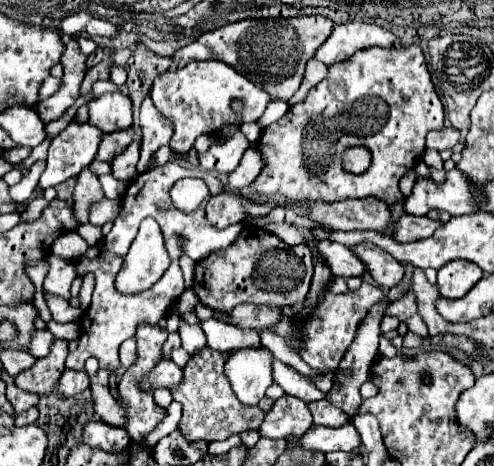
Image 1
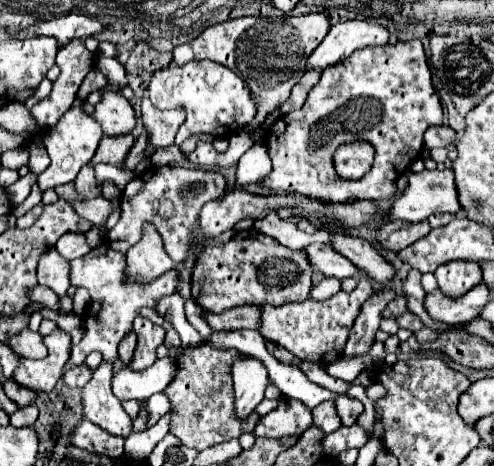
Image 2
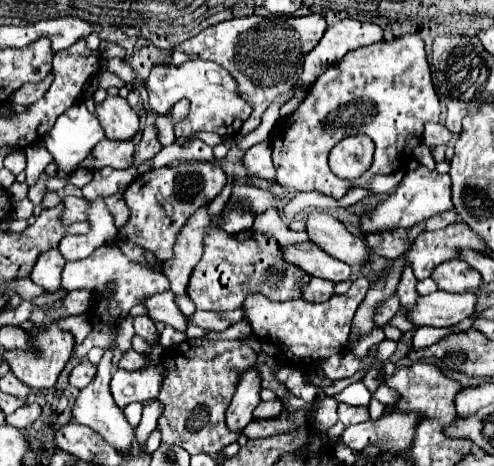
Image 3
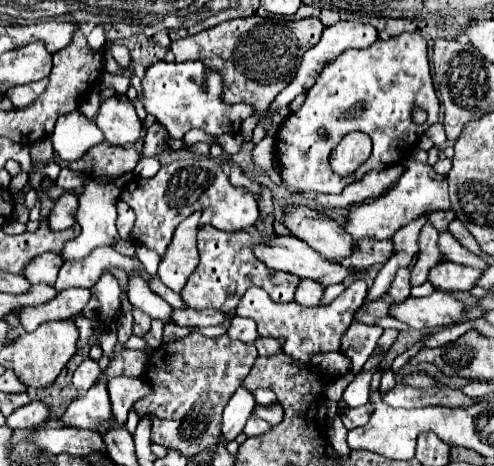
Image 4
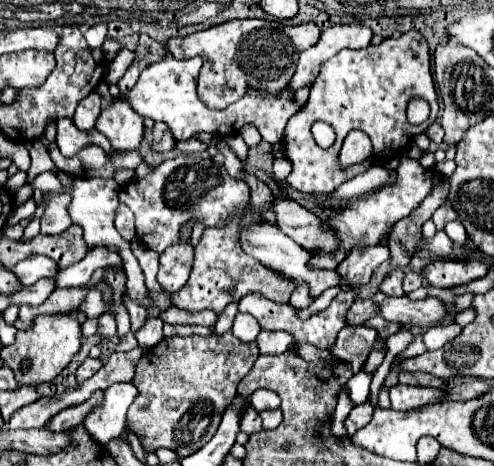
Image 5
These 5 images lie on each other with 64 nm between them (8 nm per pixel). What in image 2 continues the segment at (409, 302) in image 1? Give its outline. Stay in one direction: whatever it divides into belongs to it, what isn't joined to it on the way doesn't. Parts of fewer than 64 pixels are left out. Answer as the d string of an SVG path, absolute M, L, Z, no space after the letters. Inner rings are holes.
M396 296L386 308L384 308L384 316L382 318L396 318L400 314L404 314L408 308L406 308L406 298L404 296Z

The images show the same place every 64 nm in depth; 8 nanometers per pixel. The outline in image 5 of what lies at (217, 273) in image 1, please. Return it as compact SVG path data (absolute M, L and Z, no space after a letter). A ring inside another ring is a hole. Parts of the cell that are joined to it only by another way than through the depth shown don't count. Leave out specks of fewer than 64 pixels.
M230 222L224 228L206 228L202 232L202 238L196 246L194 254L194 266L190 272L188 282L182 290L172 294L172 304L184 310L212 310L220 314L230 302L240 300L248 292L260 292L268 300L274 300L278 304L286 304L290 300L290 294L296 290L296 284L292 280L284 280L280 276L274 276L268 268L264 268L258 260L252 260L240 244L238 244L238 228L230 226Z

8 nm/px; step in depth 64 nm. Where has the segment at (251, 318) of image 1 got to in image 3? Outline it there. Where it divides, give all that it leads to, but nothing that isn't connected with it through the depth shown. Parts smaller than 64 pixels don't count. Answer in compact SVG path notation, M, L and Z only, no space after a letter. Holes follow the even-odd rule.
M196 310L192 316L186 316L188 324L196 324L200 328L206 330L214 330L214 332L222 332L228 326L236 324L244 320L244 312L242 310L232 310L232 312L208 312L208 310Z

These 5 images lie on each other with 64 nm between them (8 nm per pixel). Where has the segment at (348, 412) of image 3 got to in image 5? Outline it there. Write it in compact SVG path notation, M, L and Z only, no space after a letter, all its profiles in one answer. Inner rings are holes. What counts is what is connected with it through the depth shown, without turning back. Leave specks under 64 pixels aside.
M364 402L352 408L348 420L346 420L346 432L348 436L354 436L360 428L364 428L364 424L368 424L368 420L372 420L372 404Z

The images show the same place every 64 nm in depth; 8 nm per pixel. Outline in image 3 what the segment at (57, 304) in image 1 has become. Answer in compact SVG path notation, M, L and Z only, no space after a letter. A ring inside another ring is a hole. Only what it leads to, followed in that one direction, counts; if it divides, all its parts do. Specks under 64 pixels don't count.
M30 278L28 280L12 280L12 284L6 284L4 288L12 288L12 292L16 292L22 300L32 300L34 296L40 296L46 292L44 288L36 286Z

